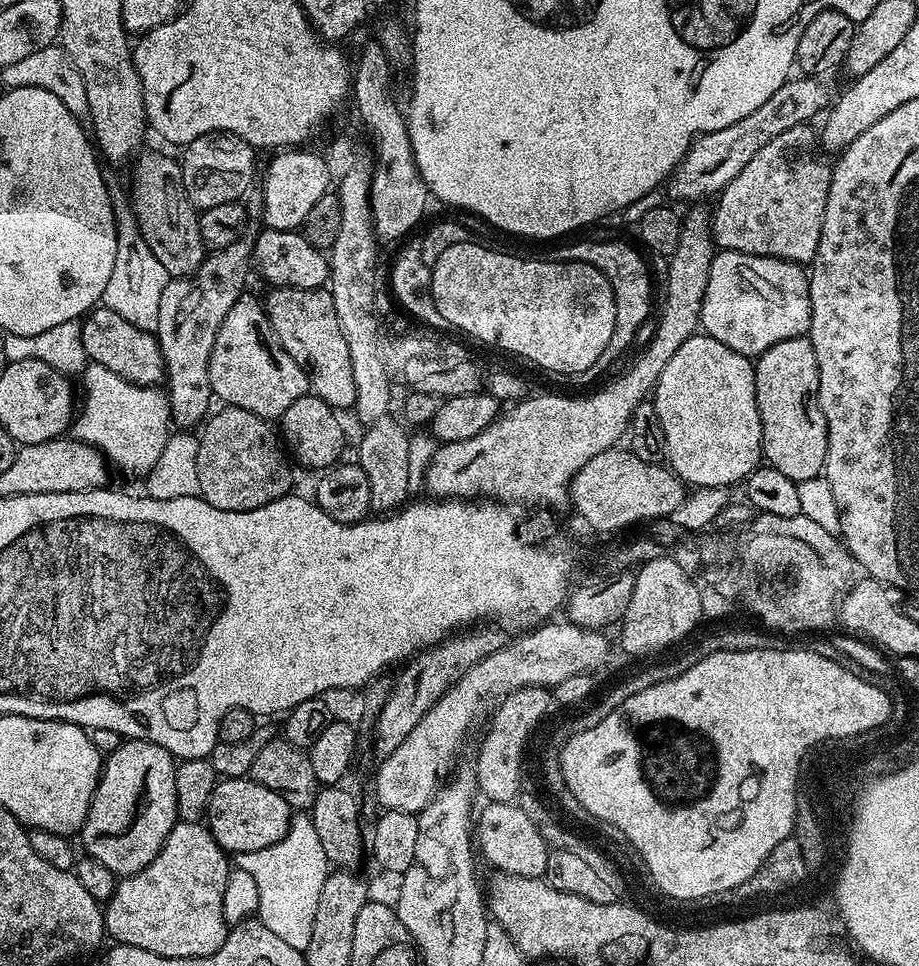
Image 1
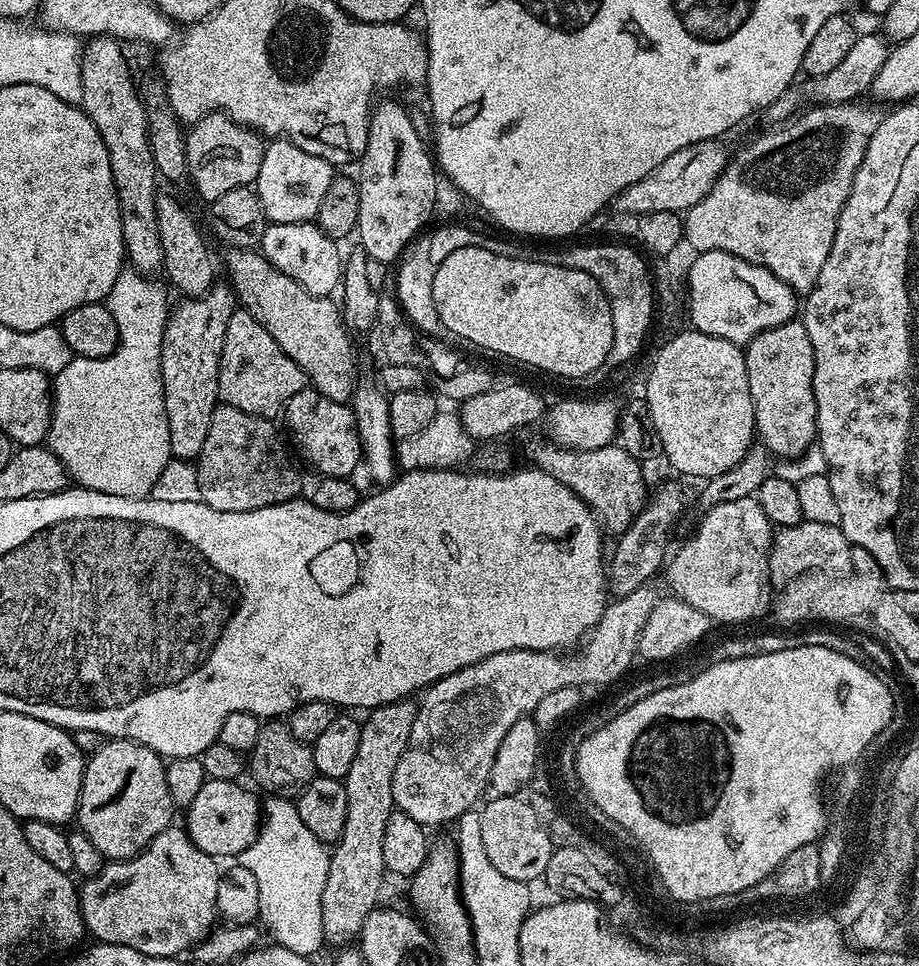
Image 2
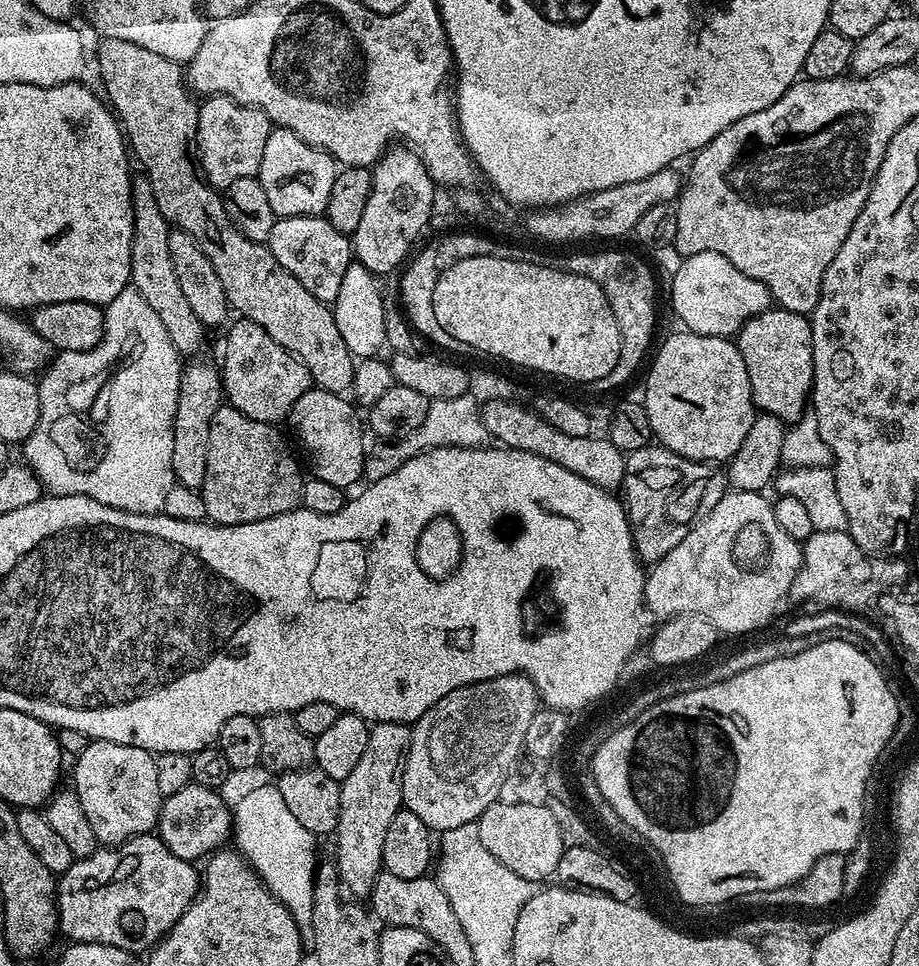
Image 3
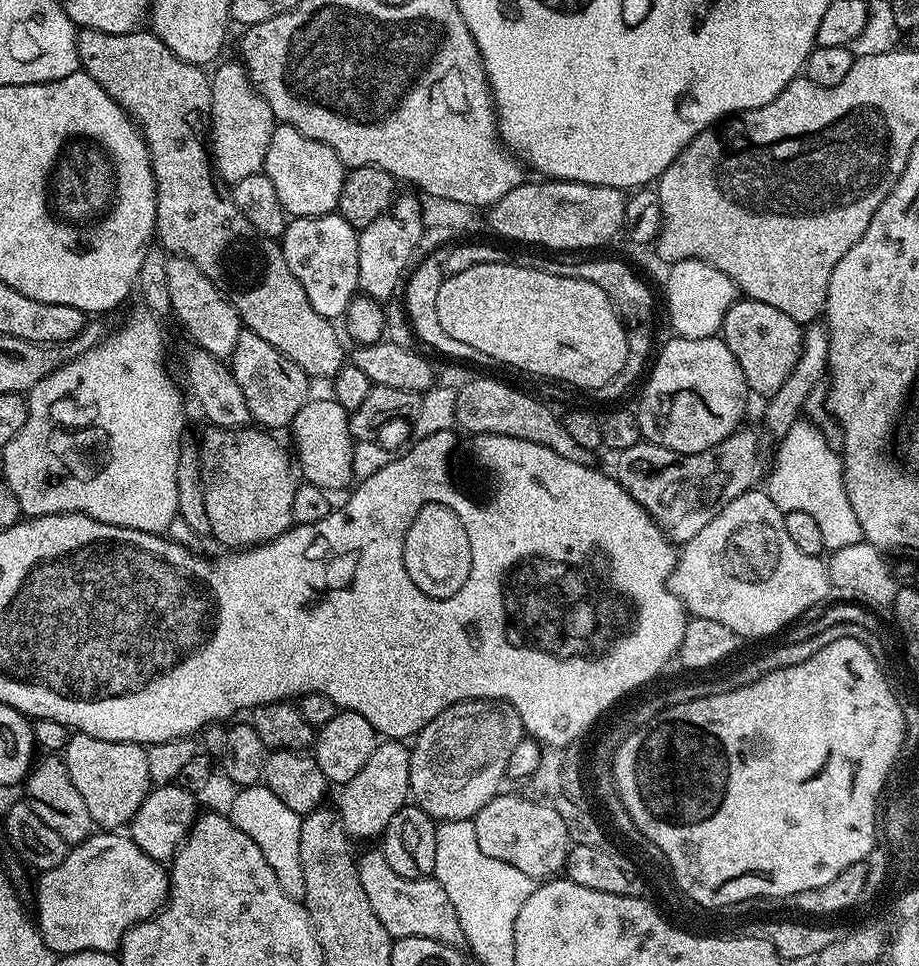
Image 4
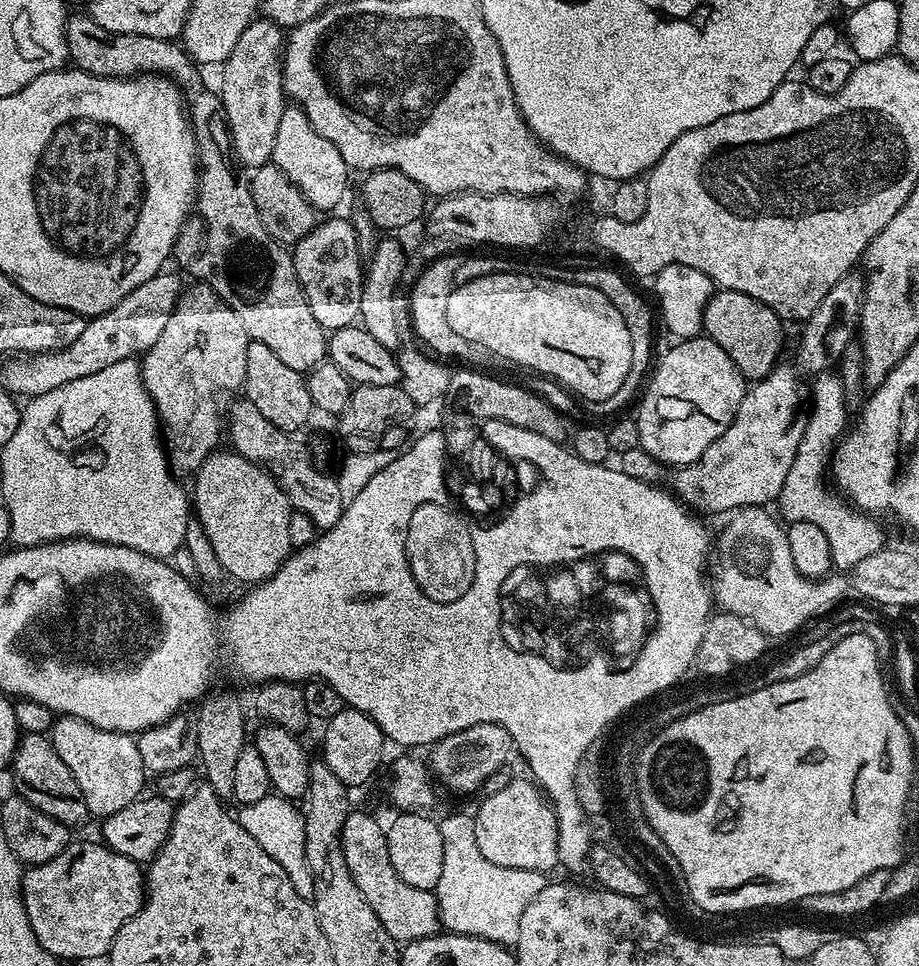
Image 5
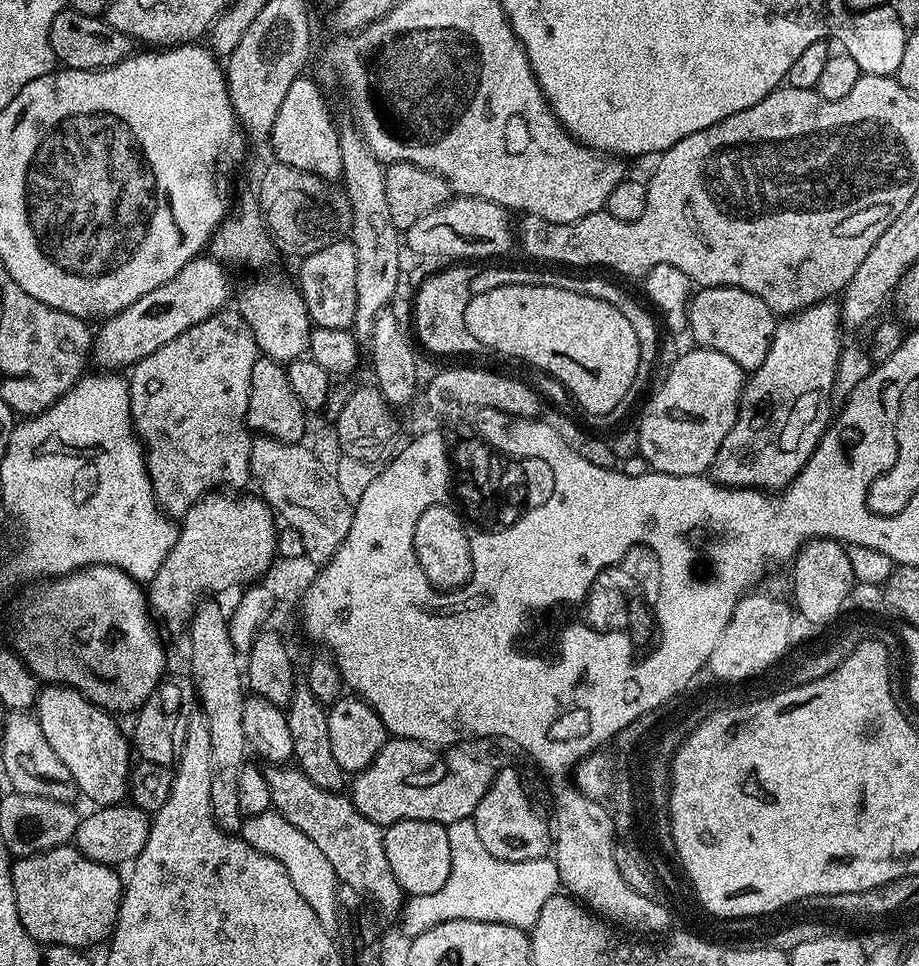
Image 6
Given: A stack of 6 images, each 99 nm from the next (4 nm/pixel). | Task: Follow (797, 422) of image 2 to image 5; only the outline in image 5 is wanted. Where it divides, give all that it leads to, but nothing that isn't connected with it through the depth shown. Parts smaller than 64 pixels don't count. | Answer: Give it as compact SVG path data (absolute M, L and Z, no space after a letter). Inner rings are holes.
M723 290L713 291L704 311L703 335L707 336L738 366L740 373L749 381L761 380L770 376L781 363L780 351L784 348L784 328L780 315L770 306L750 298L750 294L738 294Z

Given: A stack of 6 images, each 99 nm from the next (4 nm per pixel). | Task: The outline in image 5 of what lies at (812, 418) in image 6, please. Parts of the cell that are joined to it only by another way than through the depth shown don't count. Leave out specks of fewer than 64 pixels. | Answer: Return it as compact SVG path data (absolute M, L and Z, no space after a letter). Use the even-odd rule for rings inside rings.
M777 367L772 375L763 376L745 391L730 426L722 438L706 446L702 458L673 471L671 491L689 509L731 513L779 501L782 482L786 482L794 454L798 454L798 442L802 442L806 419L802 408L800 412L800 399L806 396L805 389L800 389L801 377L795 367L784 367Z

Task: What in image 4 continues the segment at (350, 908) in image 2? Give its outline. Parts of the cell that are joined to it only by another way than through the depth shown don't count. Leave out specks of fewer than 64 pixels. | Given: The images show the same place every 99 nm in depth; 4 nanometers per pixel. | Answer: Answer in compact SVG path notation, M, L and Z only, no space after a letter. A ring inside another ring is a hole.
M385 739L377 743L374 754L350 782L340 789L338 811L349 837L356 840L372 840L383 837L386 826L400 808L405 807L410 796L410 748L399 740Z

